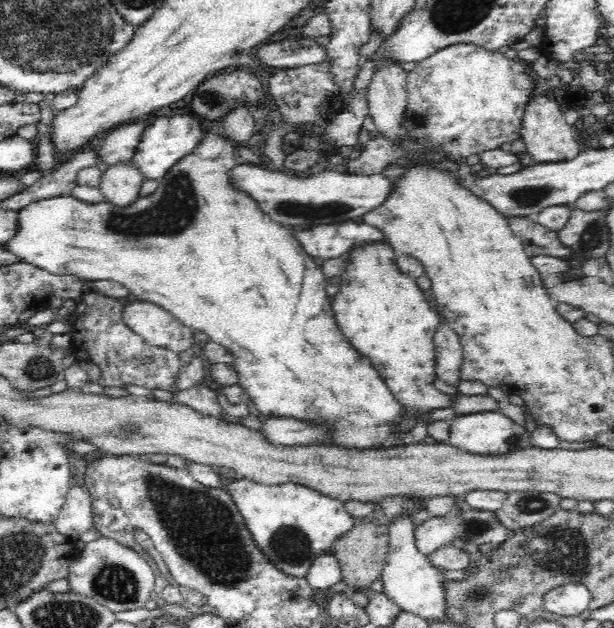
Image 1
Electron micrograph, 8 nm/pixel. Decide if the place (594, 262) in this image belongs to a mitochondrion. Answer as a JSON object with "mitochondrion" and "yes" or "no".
{"mitochondrion":"yes"}

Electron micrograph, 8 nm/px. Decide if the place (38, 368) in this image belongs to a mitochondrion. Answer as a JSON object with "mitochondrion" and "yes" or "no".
{"mitochondrion":"yes"}

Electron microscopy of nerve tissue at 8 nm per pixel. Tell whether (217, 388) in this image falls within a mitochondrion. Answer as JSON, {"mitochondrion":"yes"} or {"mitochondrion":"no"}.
{"mitochondrion":"no"}

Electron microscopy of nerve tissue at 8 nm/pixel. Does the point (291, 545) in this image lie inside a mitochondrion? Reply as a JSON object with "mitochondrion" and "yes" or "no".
{"mitochondrion":"yes"}

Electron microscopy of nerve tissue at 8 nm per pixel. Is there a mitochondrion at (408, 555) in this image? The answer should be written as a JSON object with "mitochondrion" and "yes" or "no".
{"mitochondrion":"no"}

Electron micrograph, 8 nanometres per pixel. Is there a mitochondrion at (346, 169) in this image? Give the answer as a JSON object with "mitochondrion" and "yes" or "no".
{"mitochondrion":"no"}

